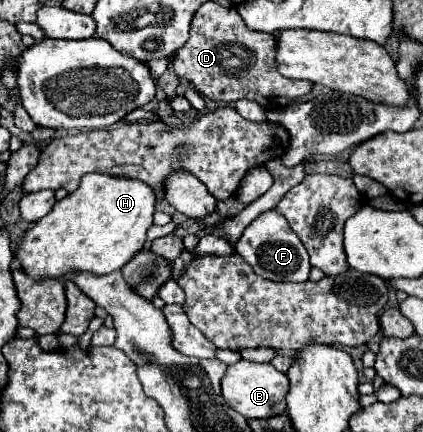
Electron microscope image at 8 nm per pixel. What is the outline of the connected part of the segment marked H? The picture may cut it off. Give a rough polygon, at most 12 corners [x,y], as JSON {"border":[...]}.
{"border":[[84,175],[16,253],[34,279],[122,269],[156,193]]}

